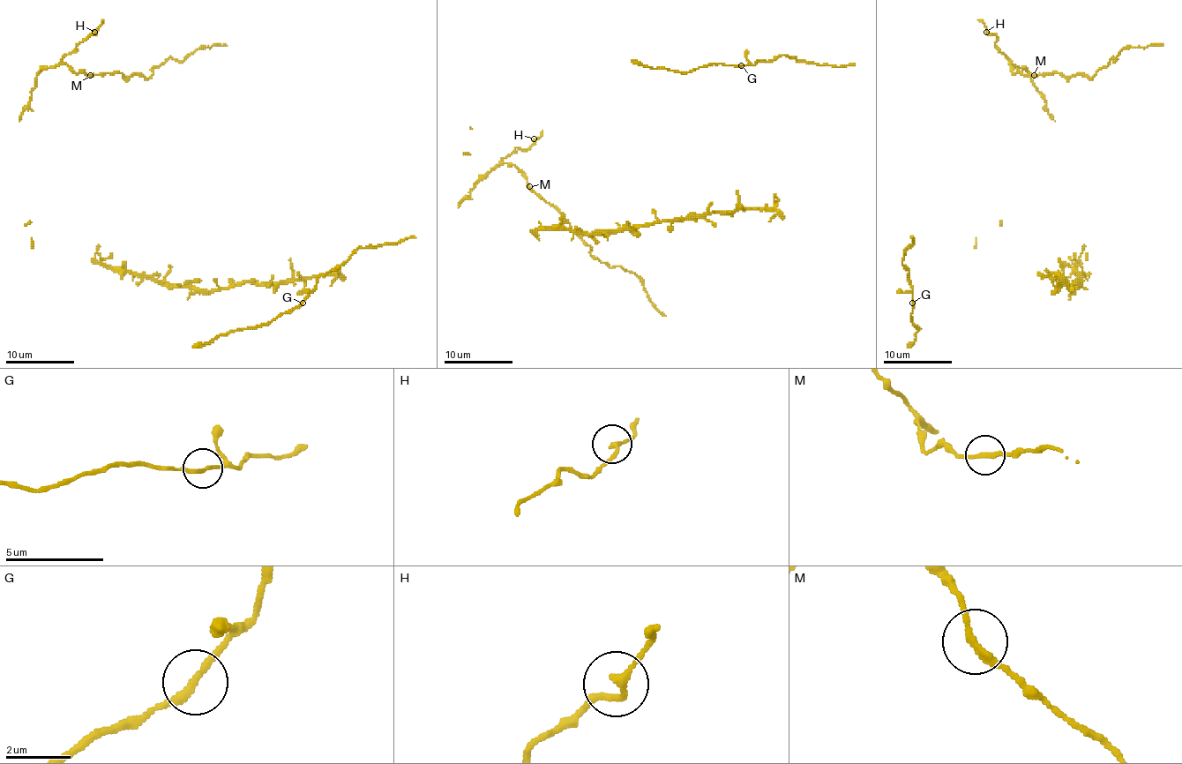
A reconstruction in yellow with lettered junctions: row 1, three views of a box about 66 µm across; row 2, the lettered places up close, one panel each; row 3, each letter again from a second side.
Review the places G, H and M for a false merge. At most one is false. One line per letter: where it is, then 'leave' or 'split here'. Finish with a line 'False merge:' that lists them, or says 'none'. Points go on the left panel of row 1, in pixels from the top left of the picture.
G: at (302, 303); leave
H: at (94, 32); leave
M: at (90, 75); leave
False merge: none

